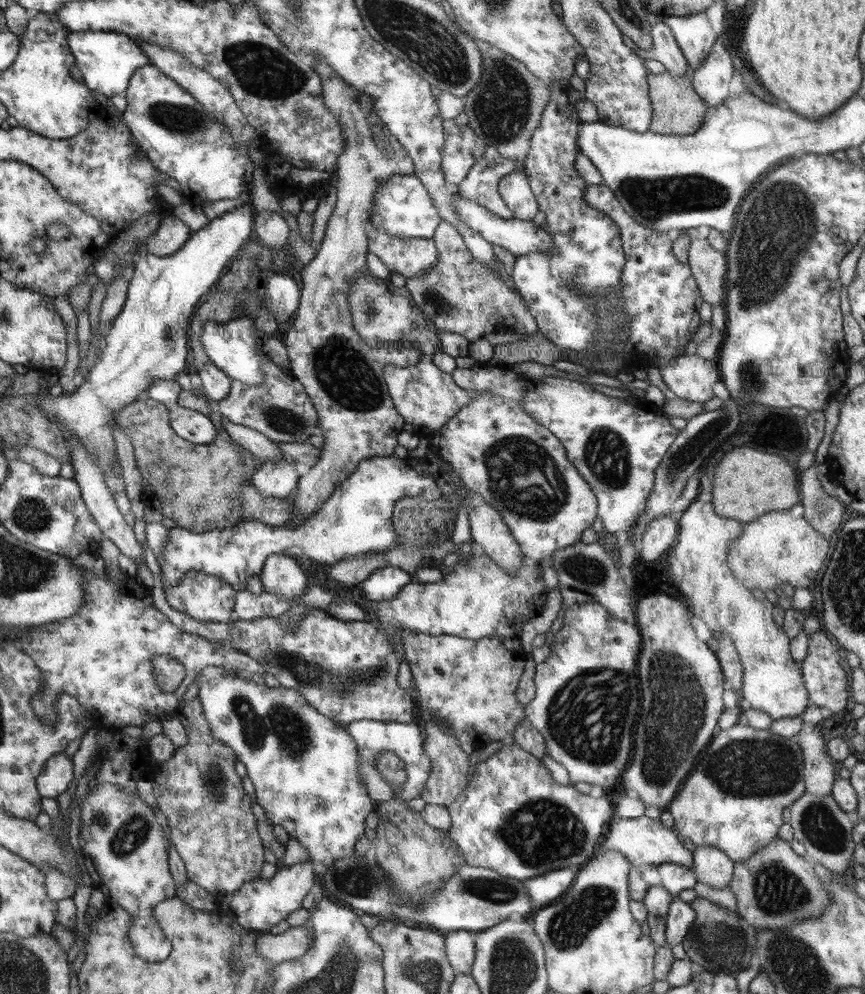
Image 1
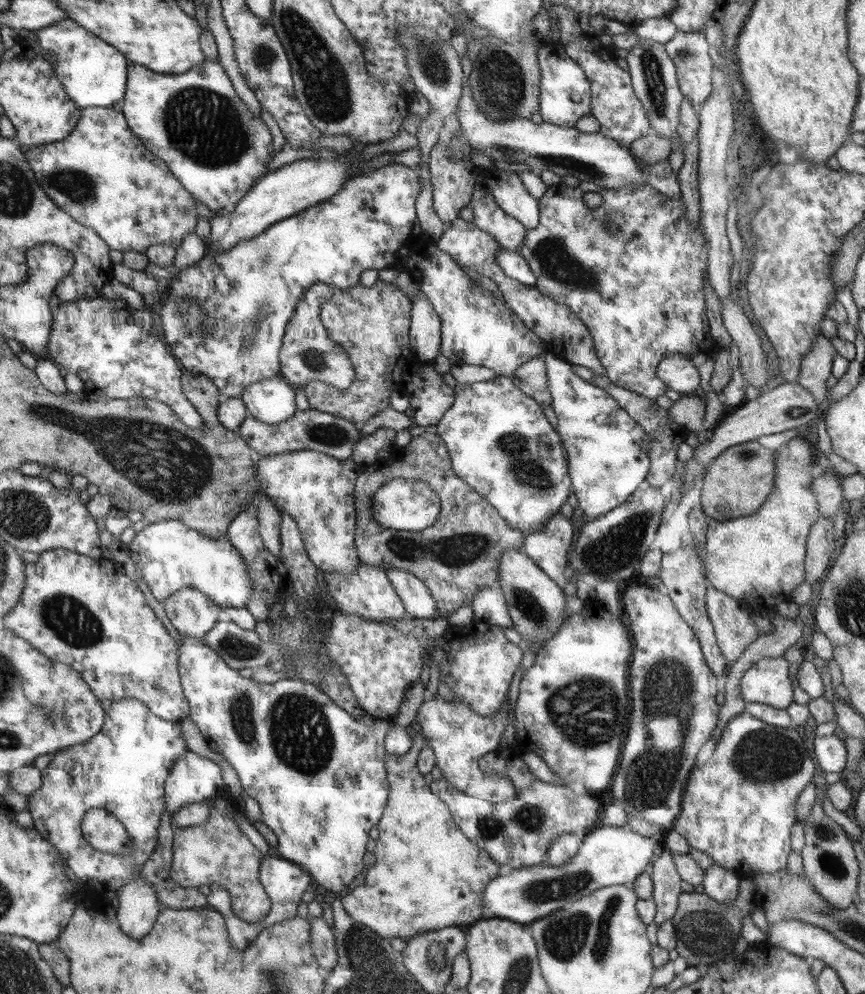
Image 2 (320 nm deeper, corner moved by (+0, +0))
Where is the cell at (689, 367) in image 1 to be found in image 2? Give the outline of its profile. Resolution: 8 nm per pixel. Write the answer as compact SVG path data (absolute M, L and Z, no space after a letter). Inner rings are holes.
M668 355L657 366L656 376L667 384L667 387L681 395L692 395L700 392L700 375L689 356Z

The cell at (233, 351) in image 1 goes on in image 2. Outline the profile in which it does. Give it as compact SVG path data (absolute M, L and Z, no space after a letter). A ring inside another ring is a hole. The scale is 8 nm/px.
M280 374L251 384L241 395L249 415L264 424L278 424L295 416L298 401L295 387Z

